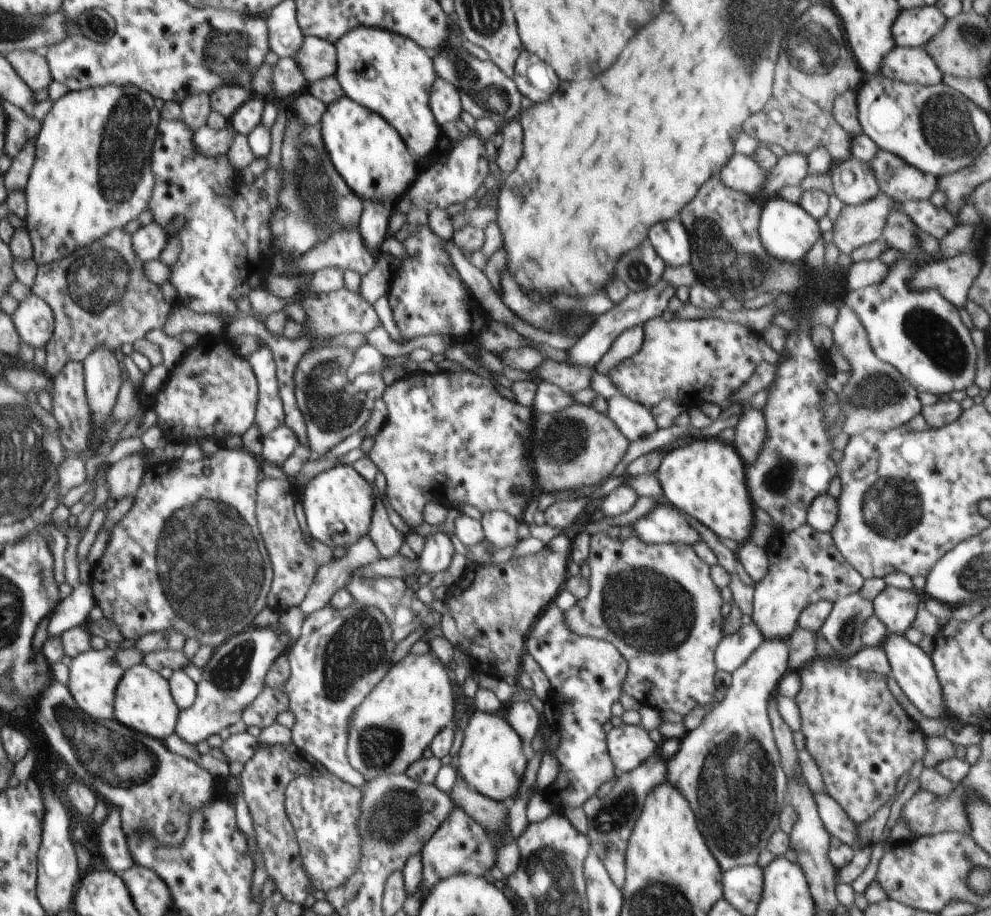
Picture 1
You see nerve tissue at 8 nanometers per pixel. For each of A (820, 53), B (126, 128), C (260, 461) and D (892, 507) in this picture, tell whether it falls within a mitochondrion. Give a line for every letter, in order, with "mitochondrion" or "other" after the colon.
A: mitochondrion
B: mitochondrion
C: other
D: mitochondrion

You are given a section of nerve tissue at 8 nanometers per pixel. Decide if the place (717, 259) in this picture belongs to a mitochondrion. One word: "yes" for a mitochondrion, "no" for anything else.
yes

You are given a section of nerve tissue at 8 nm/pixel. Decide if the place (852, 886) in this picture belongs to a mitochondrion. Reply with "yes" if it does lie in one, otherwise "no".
no

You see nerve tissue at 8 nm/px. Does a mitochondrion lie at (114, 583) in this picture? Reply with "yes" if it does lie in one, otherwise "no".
no

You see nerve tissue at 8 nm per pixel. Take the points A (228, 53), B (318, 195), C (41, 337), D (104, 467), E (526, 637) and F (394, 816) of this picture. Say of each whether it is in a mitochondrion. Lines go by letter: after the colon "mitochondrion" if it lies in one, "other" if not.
A: mitochondrion
B: mitochondrion
C: other
D: other
E: other
F: mitochondrion

